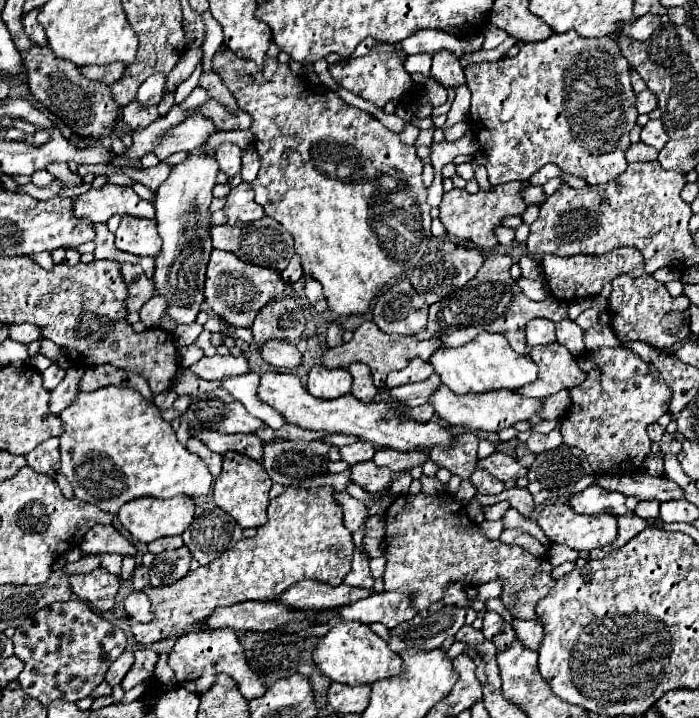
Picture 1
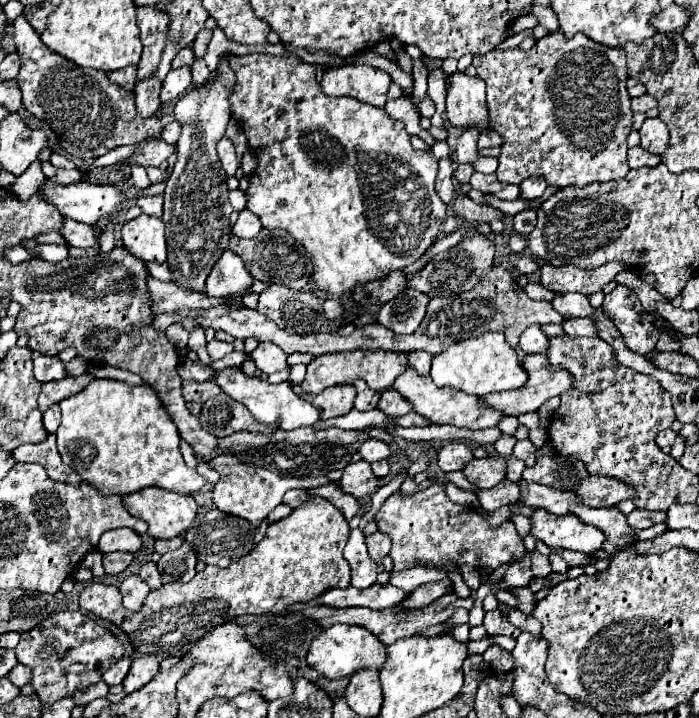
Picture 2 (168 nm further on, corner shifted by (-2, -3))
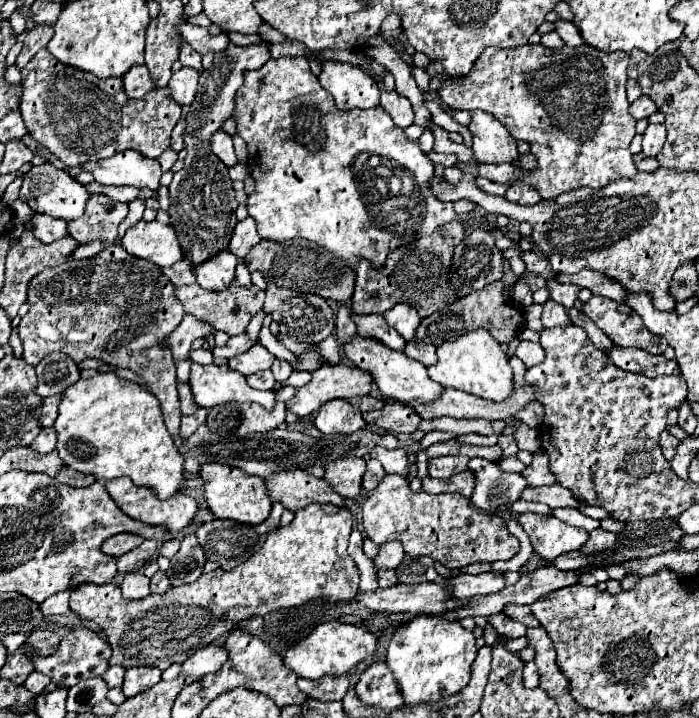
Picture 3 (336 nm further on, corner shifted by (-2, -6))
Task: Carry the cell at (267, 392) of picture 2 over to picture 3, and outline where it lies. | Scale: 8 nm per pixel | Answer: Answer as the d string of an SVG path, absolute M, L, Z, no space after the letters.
M192 362L190 386L194 400L202 408L210 408L226 402L256 402L266 410L272 410L276 404L274 390L254 390L248 386L246 378L240 372L230 370L228 366L200 366Z

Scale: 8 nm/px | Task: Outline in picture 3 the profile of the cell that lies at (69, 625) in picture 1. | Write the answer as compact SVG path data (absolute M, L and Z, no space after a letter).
M66 628L56 652L50 656L40 656L38 652L34 652L34 648L30 644L22 644L22 650L26 650L34 668L38 672L46 674L58 688L72 688L80 680L102 676L110 668L110 656L112 656L108 642L104 638L100 638L96 632L92 632L90 628L74 628L74 630Z

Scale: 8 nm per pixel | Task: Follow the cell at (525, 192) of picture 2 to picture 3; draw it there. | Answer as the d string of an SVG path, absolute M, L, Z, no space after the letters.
M512 184L504 198L510 202L516 202L516 204L522 204L522 206L530 206L530 204L536 204L542 200L540 194L536 194L536 190L528 184Z

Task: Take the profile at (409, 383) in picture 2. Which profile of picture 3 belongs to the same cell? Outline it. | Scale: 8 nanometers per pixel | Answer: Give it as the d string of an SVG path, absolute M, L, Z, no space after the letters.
M354 336L350 342L344 344L344 354L348 356L348 360L354 366L358 366L362 370L368 370L372 374L374 382L378 384L380 392L386 398L394 398L394 400L398 400L402 404L412 406L412 402L420 402L420 404L436 402L436 398L440 398L440 394L444 394L444 388L428 378L428 372L420 362L408 358L404 352L388 350L388 346L384 346L384 344L376 342L376 340Z

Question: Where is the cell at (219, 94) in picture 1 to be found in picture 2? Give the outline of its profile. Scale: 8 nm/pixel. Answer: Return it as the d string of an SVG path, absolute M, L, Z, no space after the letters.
M196 59L194 61L194 65L192 65L192 79L194 79L194 85L206 83L210 79L210 69L206 67L204 59Z

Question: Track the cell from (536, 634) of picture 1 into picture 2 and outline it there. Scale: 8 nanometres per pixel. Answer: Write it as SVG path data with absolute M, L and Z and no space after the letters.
M518 609L508 611L506 617L508 617L508 621L510 621L514 627L518 627L518 629L522 629L522 631L534 631L534 633L540 633L540 631L542 631L540 623L538 623L532 615L526 615L526 613L518 611Z

